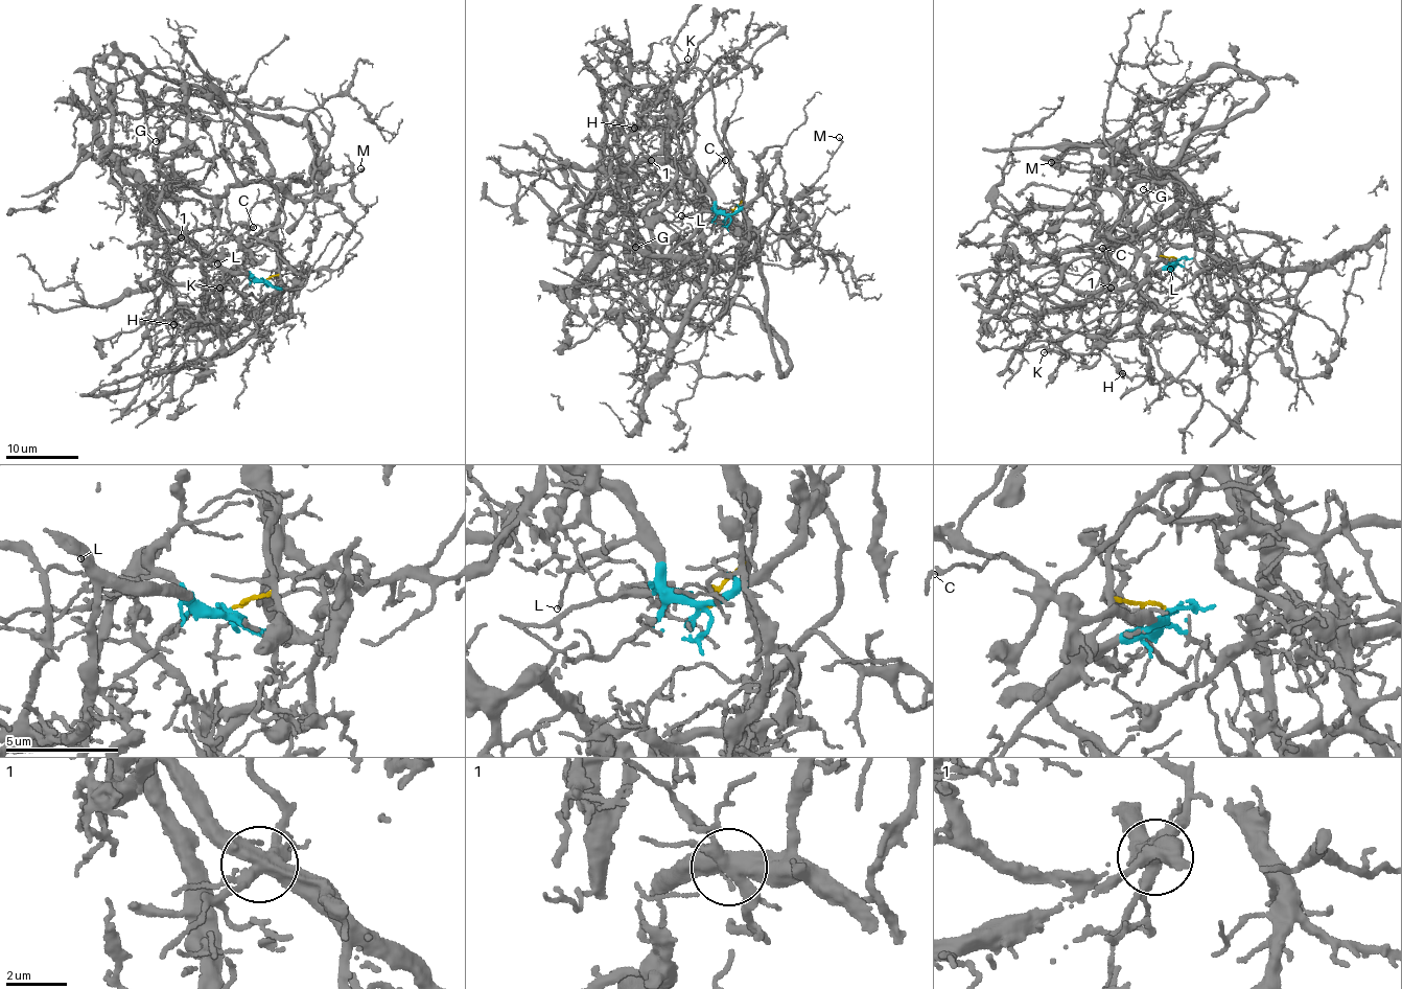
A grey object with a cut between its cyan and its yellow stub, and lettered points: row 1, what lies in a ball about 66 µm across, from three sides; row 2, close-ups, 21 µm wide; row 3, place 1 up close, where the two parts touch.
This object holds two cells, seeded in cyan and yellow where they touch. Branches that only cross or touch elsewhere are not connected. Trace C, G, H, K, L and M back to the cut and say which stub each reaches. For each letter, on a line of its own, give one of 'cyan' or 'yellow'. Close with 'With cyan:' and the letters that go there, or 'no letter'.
C: yellow
G: cyan
H: cyan
K: cyan
L: cyan
M: yellow
With cyan: G, H, K, L

